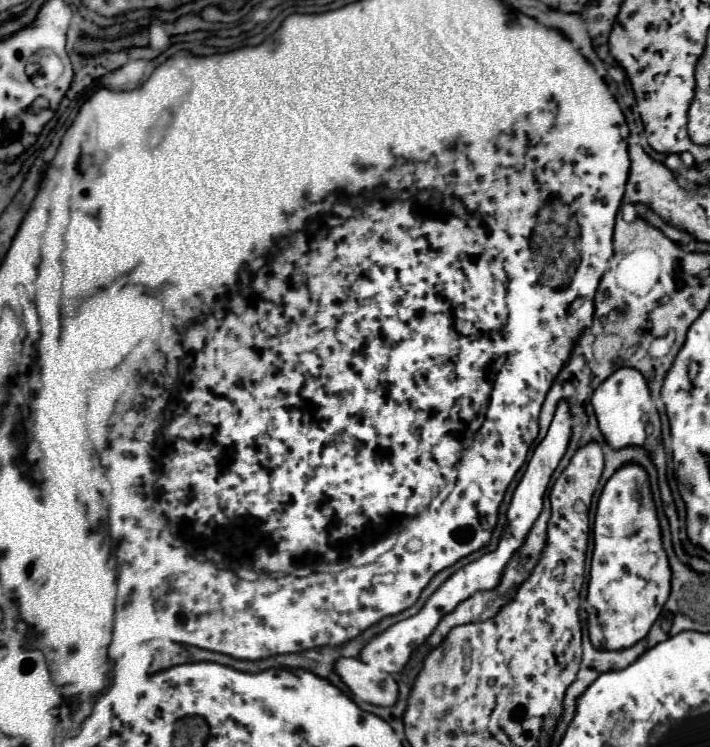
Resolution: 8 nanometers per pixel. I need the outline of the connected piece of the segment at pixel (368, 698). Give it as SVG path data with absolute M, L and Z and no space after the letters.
M340 658L336 662L336 672L358 700L376 706L392 706L398 698L398 684L394 676L376 670L358 658Z

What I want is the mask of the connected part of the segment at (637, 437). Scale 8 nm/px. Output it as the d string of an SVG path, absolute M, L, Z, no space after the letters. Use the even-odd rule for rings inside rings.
M620 368L610 378L606 378L592 396L594 414L598 418L600 430L606 442L620 450L626 446L648 446L648 438L660 440L660 420L656 406L650 398L650 390L646 386L644 376L634 368ZM652 428L652 432L648 432Z

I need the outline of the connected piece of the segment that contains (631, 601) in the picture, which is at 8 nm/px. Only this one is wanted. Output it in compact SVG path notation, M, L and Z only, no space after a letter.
M638 464L622 466L604 486L604 492L598 500L596 520L594 520L594 552L592 552L592 568L590 568L590 582L588 582L588 604L590 608L590 632L598 634L594 636L594 644L604 650L624 650L628 646L634 646L640 642L650 626L656 622L656 618L662 612L662 606L666 604L671 593L672 572L668 566L666 552L662 548L660 540L660 526L656 518L654 502L648 500L644 506L640 506L640 494L644 482L648 480L646 472Z

